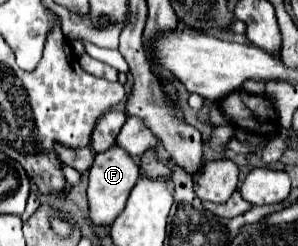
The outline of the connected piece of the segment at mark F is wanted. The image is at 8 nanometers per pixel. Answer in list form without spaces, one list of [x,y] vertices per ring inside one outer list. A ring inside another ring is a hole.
[[[114,146],[102,154],[96,154],[88,178],[90,178],[90,184],[88,184],[90,222],[96,226],[110,226],[118,218],[118,214],[124,210],[130,190],[134,188],[136,180],[140,178],[140,168],[134,164],[130,154],[126,154],[126,150]]]

